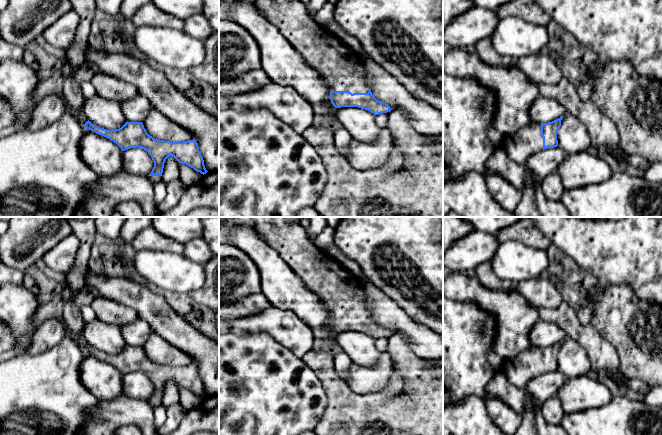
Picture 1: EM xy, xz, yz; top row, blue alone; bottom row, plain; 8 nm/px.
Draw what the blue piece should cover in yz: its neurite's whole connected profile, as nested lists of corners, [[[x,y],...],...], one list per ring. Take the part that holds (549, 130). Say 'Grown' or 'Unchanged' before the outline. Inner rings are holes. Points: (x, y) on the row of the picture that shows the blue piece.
Grown. [[[562,118],[548,123],[532,123],[515,133],[503,135],[500,147],[511,160],[524,166],[532,154],[558,146],[557,133]]]

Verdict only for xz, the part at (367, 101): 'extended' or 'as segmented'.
extended

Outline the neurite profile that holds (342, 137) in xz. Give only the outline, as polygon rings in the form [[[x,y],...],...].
[[[341,125],[334,128],[335,145],[340,153],[348,160],[348,147],[352,140],[350,133]]]

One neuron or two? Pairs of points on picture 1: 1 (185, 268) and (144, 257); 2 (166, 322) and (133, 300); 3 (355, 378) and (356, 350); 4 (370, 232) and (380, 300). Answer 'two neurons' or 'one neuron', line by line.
1: one neuron
2: one neuron
3: two neurons
4: two neurons

